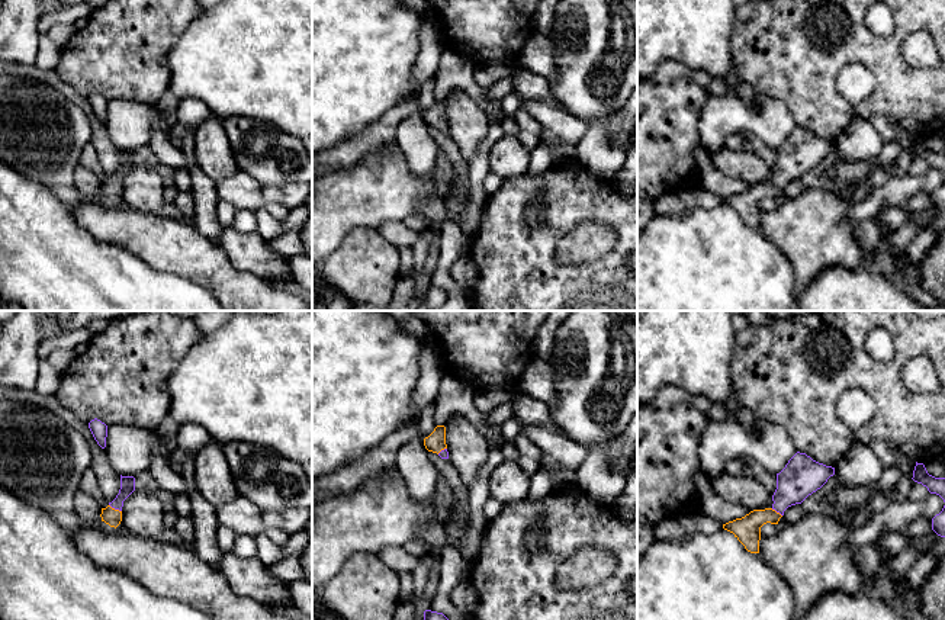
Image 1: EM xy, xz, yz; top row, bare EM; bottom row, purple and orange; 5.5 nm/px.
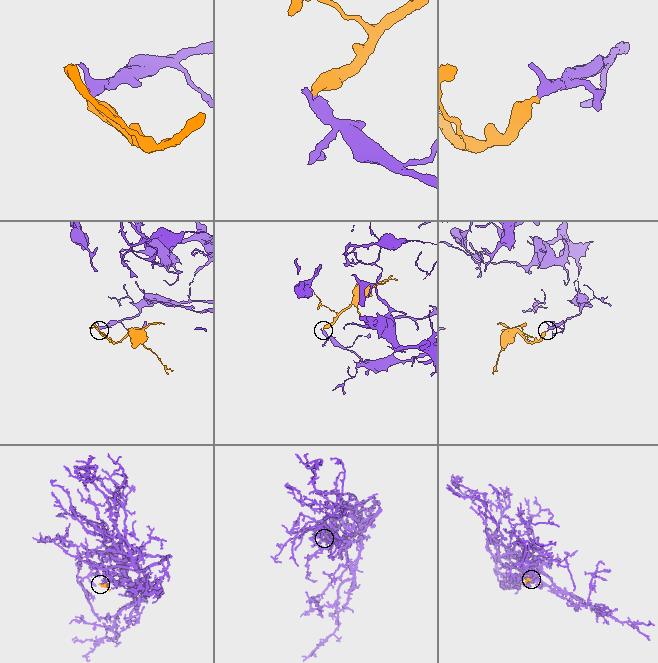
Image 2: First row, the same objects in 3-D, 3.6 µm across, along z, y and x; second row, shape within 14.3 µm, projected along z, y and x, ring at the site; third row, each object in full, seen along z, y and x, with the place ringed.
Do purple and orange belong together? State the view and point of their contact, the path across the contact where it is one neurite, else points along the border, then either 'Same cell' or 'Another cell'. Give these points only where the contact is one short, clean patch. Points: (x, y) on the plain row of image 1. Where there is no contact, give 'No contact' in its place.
Touches purple at xy (115, 183). Path across: xy (127, 157), (127, 164), (115, 183), (111, 190). Same cell

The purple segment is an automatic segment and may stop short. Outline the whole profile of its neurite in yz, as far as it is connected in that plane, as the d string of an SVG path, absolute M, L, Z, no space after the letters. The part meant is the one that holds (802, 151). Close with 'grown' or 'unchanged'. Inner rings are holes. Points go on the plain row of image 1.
M797 126L785 142L777 148L772 181L753 184L742 193L723 199L723 203L733 208L748 227L759 228L761 202L766 197L778 199L788 181L801 179L833 150L835 142L819 138L806 128Z; grown

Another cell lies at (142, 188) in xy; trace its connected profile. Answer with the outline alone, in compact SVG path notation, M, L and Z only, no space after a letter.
M135 164L122 181L122 199L141 213L160 215L165 205L164 181L155 170Z

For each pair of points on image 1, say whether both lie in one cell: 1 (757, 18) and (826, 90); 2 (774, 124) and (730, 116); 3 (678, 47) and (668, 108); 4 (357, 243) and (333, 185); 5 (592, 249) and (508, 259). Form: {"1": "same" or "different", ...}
{"1": "same", "2": "same", "3": "different", "4": "different", "5": "different"}

